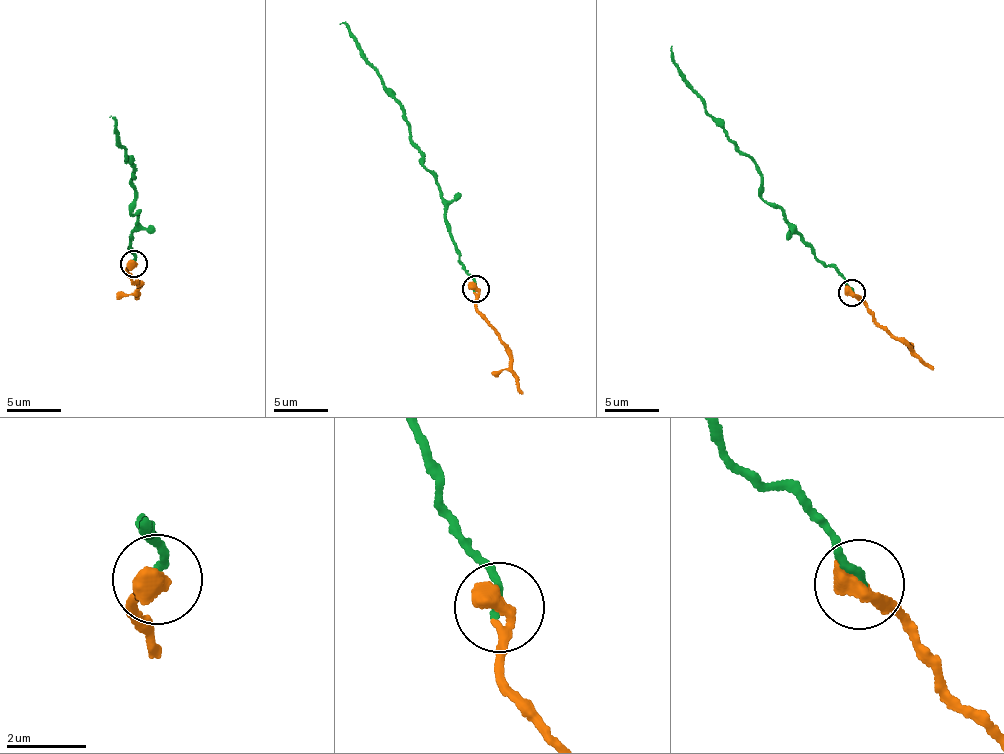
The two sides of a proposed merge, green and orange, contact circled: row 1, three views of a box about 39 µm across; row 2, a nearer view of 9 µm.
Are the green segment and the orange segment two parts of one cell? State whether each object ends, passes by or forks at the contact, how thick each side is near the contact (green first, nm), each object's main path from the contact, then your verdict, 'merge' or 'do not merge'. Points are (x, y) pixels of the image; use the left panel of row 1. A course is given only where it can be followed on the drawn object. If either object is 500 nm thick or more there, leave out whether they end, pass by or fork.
190 nm thick on the green side, 550 nm on the other; green runs (134, 263), (130, 239), (138, 214), (130, 213), (135, 170), (109, 117); orange runs (134, 263), (127, 277), (140, 285), (137, 298); merge

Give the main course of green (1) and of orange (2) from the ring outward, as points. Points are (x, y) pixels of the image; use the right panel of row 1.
1: (851, 292), (845, 277), (814, 254), (782, 211), (760, 195), (762, 172), (706, 110), (670, 45)
2: (851, 292), (866, 310), (933, 369)

